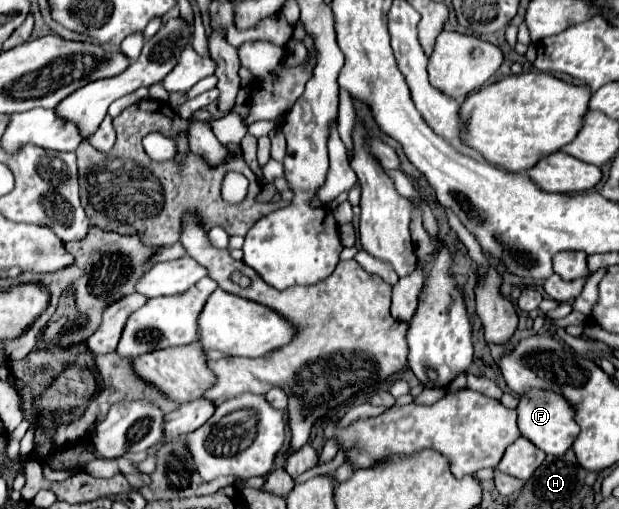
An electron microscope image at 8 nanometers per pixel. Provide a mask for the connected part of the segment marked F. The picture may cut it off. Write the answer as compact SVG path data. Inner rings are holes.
M545 390L533 392L533 394L519 400L517 414L519 414L521 434L527 440L531 440L545 454L561 456L571 448L571 444L577 438L577 424L573 420L573 408L569 408L567 400L563 400L563 396L559 396L559 394L545 392Z

